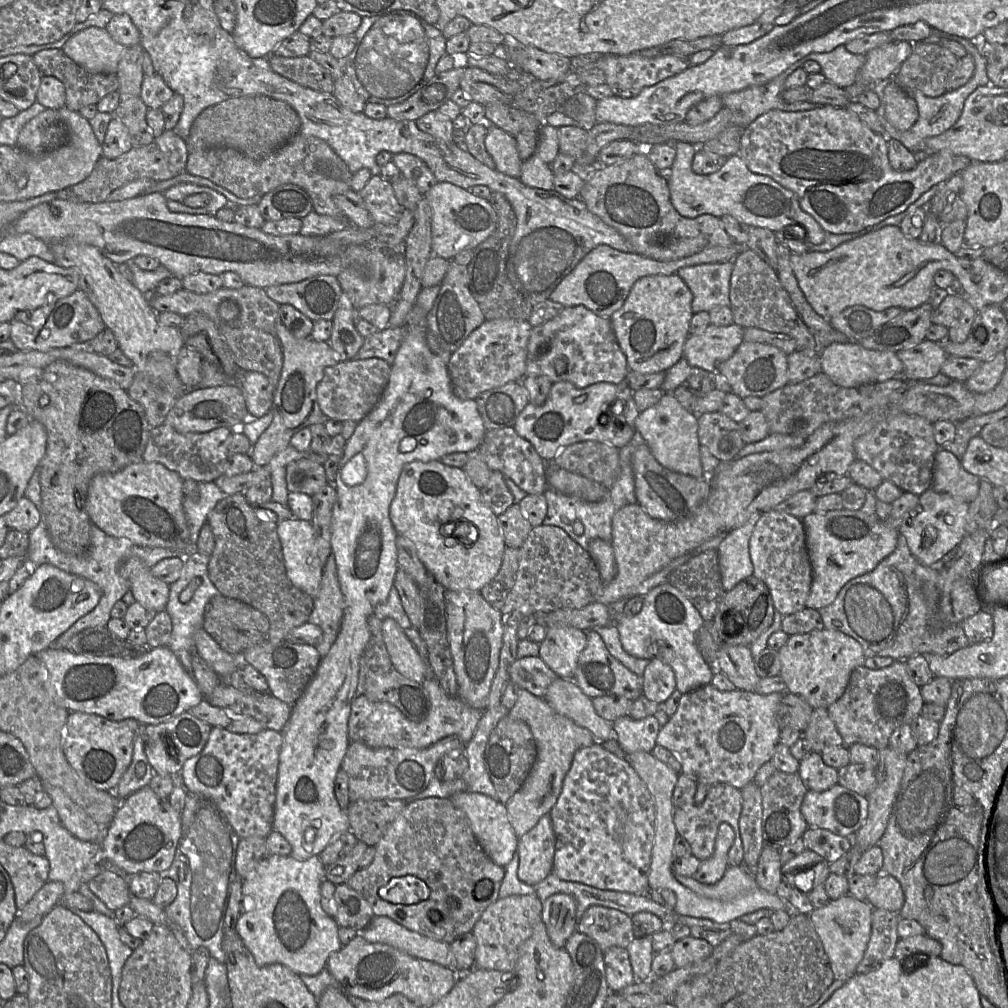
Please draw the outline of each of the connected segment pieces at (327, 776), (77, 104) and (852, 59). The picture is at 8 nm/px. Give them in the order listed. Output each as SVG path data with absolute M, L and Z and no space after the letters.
M422 326L421 331L409 332L403 338L400 347L396 353L395 359L391 364L391 373L389 382L385 388L383 395L375 406L375 408L360 422L357 423L354 433L346 440L343 453L340 455L335 482L332 486L337 492L337 498L333 505L331 519L331 548L332 554L336 561L337 576L340 583L341 591L345 600L345 608L343 619L339 628L339 632L335 642L330 648L326 656L322 657L317 670L311 681L305 688L304 692L298 700L292 705L292 712L289 720L284 727L282 734L282 746L279 755L278 774L276 782L276 798L274 806L274 817L272 831L280 833L284 836L291 845L291 854L298 860L306 860L312 856L319 856L325 847L338 835L349 830L349 819L345 809L342 809L334 795L334 781L338 771L341 769L341 763L345 756L350 743L348 738L348 719L351 711L351 703L356 697L356 687L358 680L358 668L364 649L370 637L370 629L368 619L374 615L374 609L377 605L385 602L393 587L394 577L399 568L397 562L396 538L398 536L395 527L393 526L389 509L391 502L395 496L396 488L400 473L405 464L413 461L429 462L439 460L442 456L453 452L472 452L482 443L487 429L485 428L483 419L477 409L477 404L474 399L460 399L457 397L451 387L451 380L445 362L435 354L427 345L426 326Z
M46 49L32 55L35 65L43 76L53 76L65 87L65 107L79 111L84 106L97 104L106 95L119 90L119 80L116 74L90 73L71 58L62 49Z
M839 45L830 52L810 53L803 57L806 61L818 63L827 82L839 88L846 88L858 81L858 73L865 62L865 55L853 54L844 45Z

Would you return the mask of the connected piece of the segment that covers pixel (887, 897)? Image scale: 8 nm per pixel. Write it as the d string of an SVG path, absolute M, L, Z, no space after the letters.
M887 874L877 875L866 902L874 909L899 912L904 904L904 894L900 883Z

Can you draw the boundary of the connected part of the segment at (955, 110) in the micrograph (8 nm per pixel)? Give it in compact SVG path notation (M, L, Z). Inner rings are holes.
M955 35L946 36L948 38L952 38L960 41L960 44L965 48L967 54L970 54L973 57L975 70L970 78L970 80L963 85L962 87L946 92L938 97L928 97L919 91L907 91L912 98L916 101L919 111L919 117L915 124L909 128L908 130L898 130L893 127L885 116L885 98L884 98L884 90L891 83L891 81L895 81L894 77L890 79L881 80L874 85L872 85L872 90L878 95L880 100L879 108L876 110L877 116L879 118L880 123L888 132L889 136L900 141L907 149L909 149L914 155L923 155L925 150L925 139L928 137L938 136L943 132L950 129L960 118L965 100L967 97L978 87L985 86L990 84L990 80L987 76L987 60L981 56L977 49L977 41L978 40L969 40L962 37L958 37Z

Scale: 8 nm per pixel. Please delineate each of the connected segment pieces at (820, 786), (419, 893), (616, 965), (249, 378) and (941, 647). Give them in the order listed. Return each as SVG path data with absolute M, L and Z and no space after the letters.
M814 751L799 761L798 774L806 787L816 792L838 784L838 770L826 765L820 753Z
M406 875L390 879L378 893L389 902L410 905L428 899L430 888L420 878Z
M611 947L604 951L606 980L615 993L636 983L629 954L625 948Z
M256 371L240 372L239 386L250 416L258 418L270 411L274 386L264 374Z
M899 535L895 550L872 571L847 582L836 599L818 610L825 628L840 631L854 638L863 648L865 657L889 656L906 661L916 655L950 655L971 643L961 624L943 625L939 620L939 565L922 565L912 554L906 539Z

